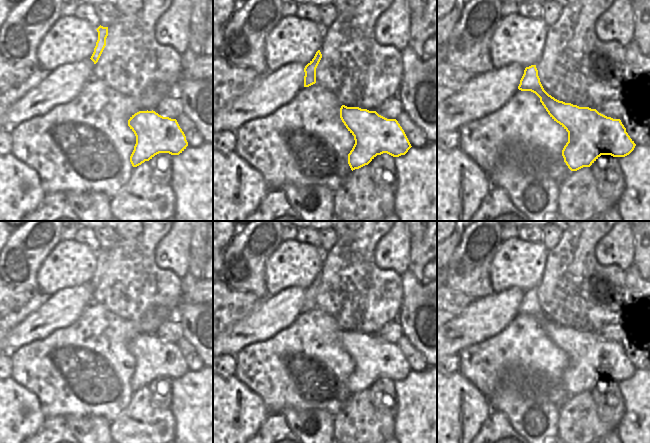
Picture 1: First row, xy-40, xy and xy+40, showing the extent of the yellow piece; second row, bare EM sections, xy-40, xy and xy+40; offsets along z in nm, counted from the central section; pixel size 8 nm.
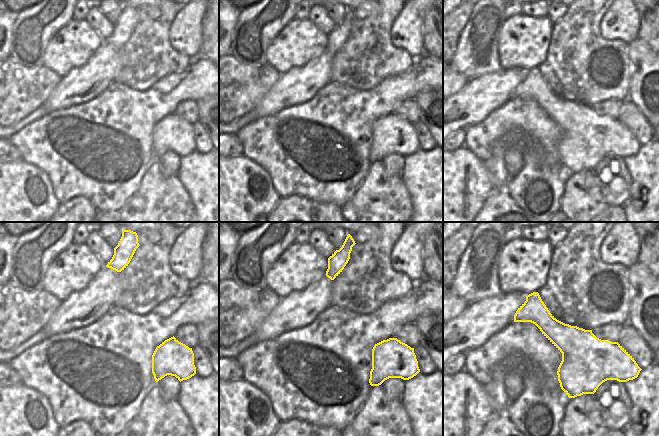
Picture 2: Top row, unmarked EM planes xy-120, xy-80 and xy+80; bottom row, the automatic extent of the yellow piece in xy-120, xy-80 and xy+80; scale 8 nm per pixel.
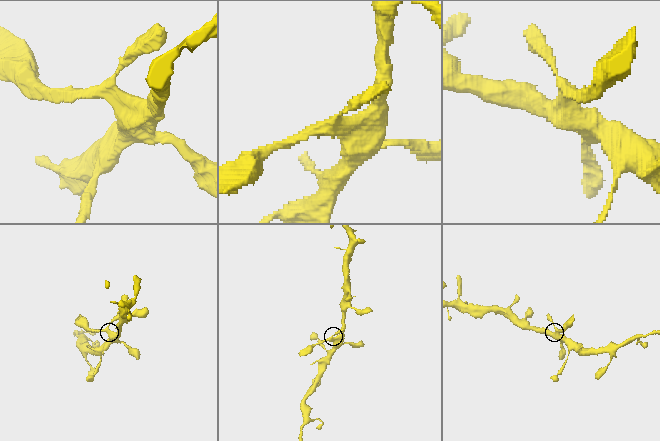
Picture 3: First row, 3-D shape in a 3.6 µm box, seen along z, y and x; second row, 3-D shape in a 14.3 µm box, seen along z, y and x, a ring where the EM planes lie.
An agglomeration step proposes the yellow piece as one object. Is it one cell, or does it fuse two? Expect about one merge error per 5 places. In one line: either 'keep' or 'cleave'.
keep

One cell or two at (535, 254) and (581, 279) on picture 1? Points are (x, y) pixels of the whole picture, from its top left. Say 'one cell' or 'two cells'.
two cells

